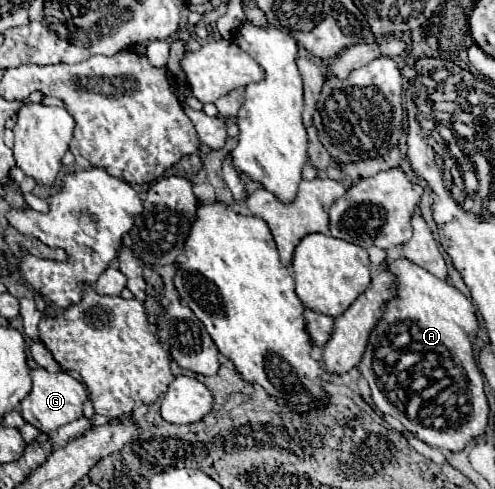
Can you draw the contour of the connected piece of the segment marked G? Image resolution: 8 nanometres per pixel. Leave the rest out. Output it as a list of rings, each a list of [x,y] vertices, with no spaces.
[[[44,368],[30,370],[30,378],[32,378],[32,390],[20,402],[20,414],[28,424],[32,424],[38,430],[48,434],[48,432],[58,430],[58,428],[62,428],[62,426],[66,426],[66,424],[70,424],[82,416],[82,404],[84,404],[84,400],[88,400],[84,384],[76,382],[66,372],[54,372],[52,374]]]

